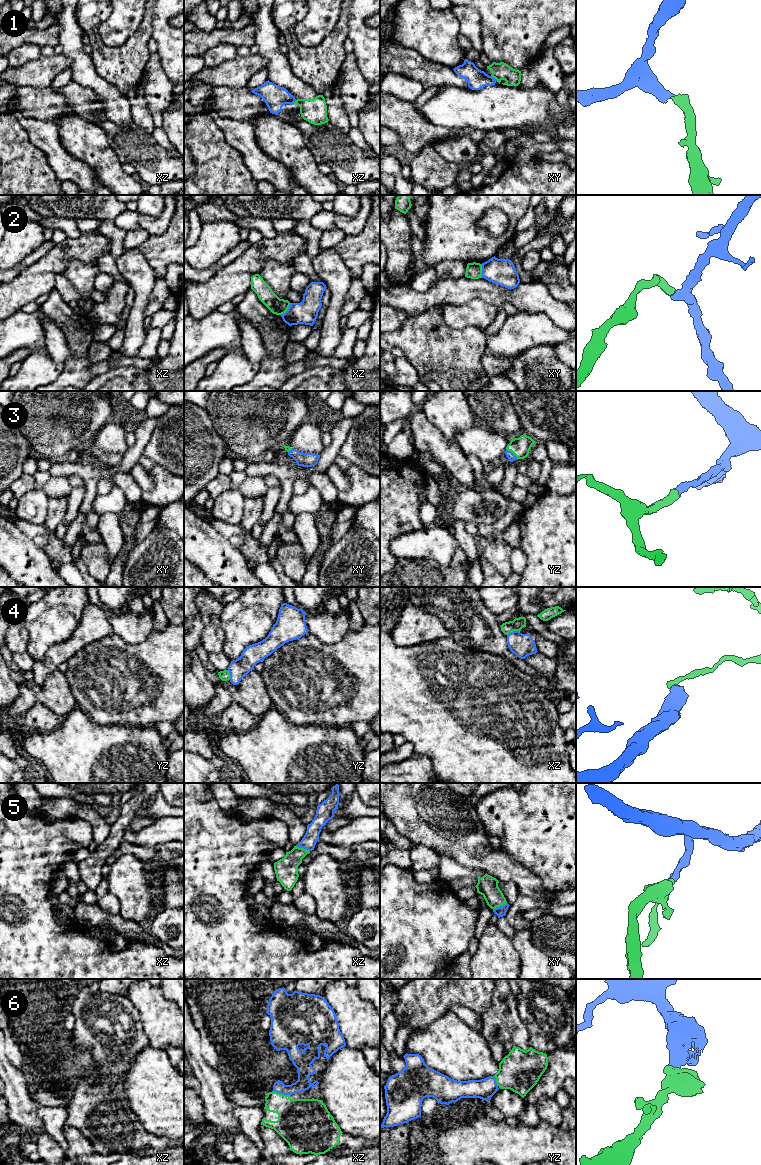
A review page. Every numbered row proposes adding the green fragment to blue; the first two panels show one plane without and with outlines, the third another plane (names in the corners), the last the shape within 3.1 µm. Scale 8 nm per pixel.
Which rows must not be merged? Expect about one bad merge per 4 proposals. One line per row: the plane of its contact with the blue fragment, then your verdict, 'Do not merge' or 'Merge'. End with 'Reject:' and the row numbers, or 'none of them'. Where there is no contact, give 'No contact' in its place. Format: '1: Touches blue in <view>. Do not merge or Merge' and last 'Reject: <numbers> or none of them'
1: Touches blue in xy. Do not merge
2: Touches blue in xy. Do not merge
3: Touches blue in yz. Merge
4: Touches blue in xz. Do not merge
5: Touches blue in xz. Merge
6: Touches blue in xz. Merge
Reject: 1, 2, 4

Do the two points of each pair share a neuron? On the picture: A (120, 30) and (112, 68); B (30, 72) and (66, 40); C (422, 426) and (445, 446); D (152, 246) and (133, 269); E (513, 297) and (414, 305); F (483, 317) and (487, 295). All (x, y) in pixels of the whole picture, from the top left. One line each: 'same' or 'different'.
A: different
B: different
C: same
D: different
E: same
F: different

